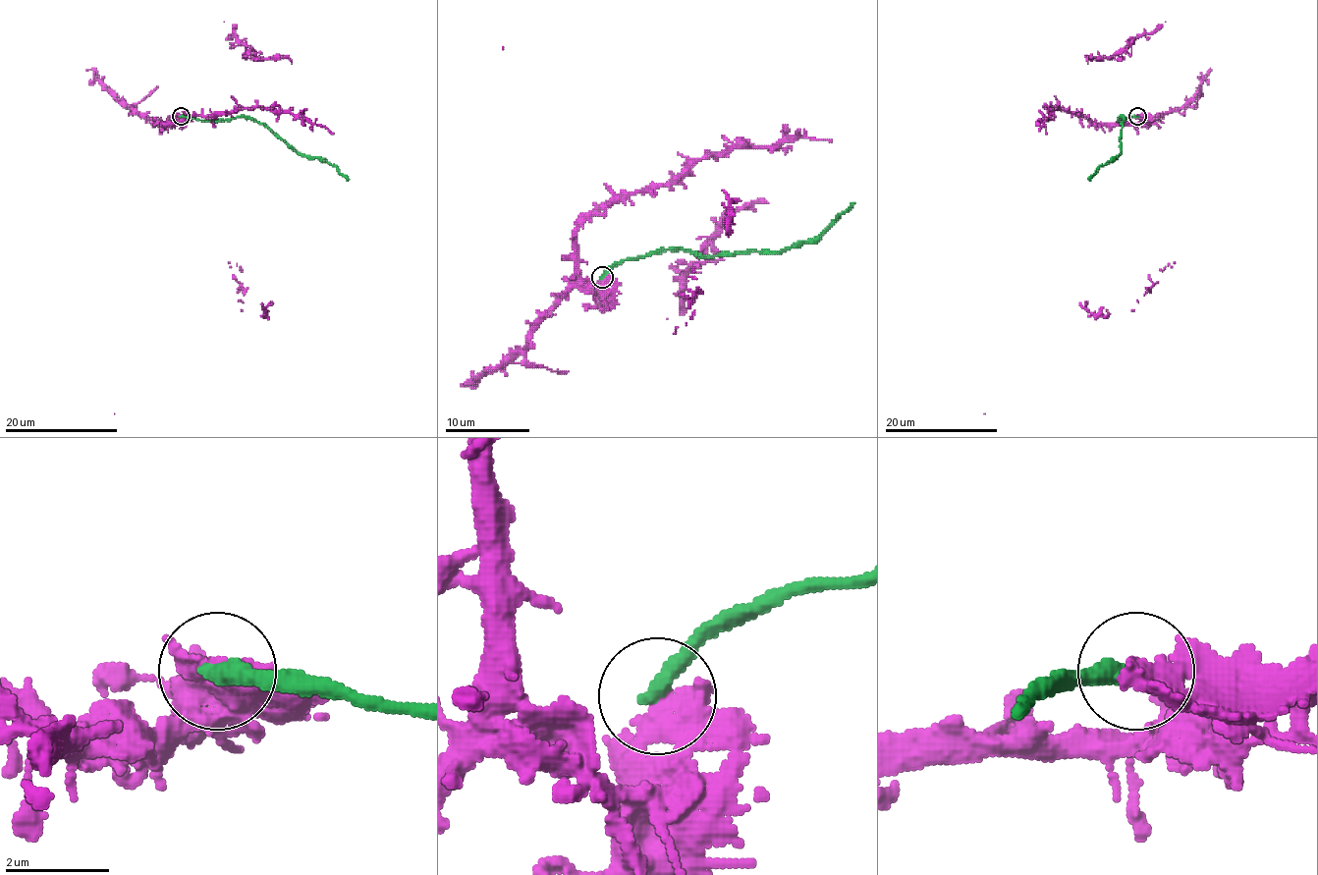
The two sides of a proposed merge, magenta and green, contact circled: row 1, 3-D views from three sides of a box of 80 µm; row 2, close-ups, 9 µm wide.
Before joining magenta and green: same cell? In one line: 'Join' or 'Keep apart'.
Keep apart

